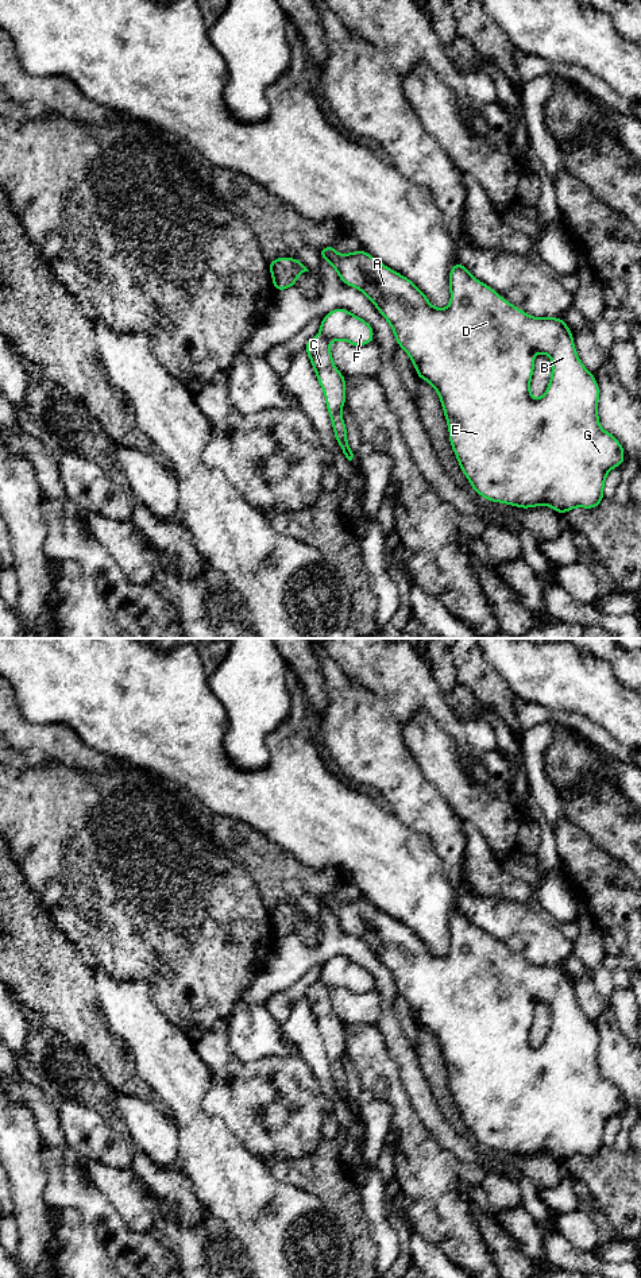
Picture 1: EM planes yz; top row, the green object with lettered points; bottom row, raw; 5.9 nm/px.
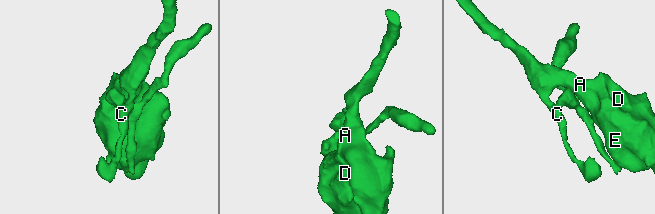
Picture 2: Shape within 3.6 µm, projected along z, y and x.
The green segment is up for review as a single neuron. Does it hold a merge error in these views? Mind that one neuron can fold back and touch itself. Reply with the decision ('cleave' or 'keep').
cleave

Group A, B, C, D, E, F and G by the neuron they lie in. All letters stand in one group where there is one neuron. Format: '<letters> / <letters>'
A B C D E G / F

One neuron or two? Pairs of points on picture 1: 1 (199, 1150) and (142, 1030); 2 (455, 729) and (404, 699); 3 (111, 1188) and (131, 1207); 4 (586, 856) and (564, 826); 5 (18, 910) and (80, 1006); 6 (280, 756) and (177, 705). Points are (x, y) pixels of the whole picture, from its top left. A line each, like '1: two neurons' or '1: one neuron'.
1: one neuron
2: one neuron
3: one neuron
4: one neuron
5: one neuron
6: one neuron

